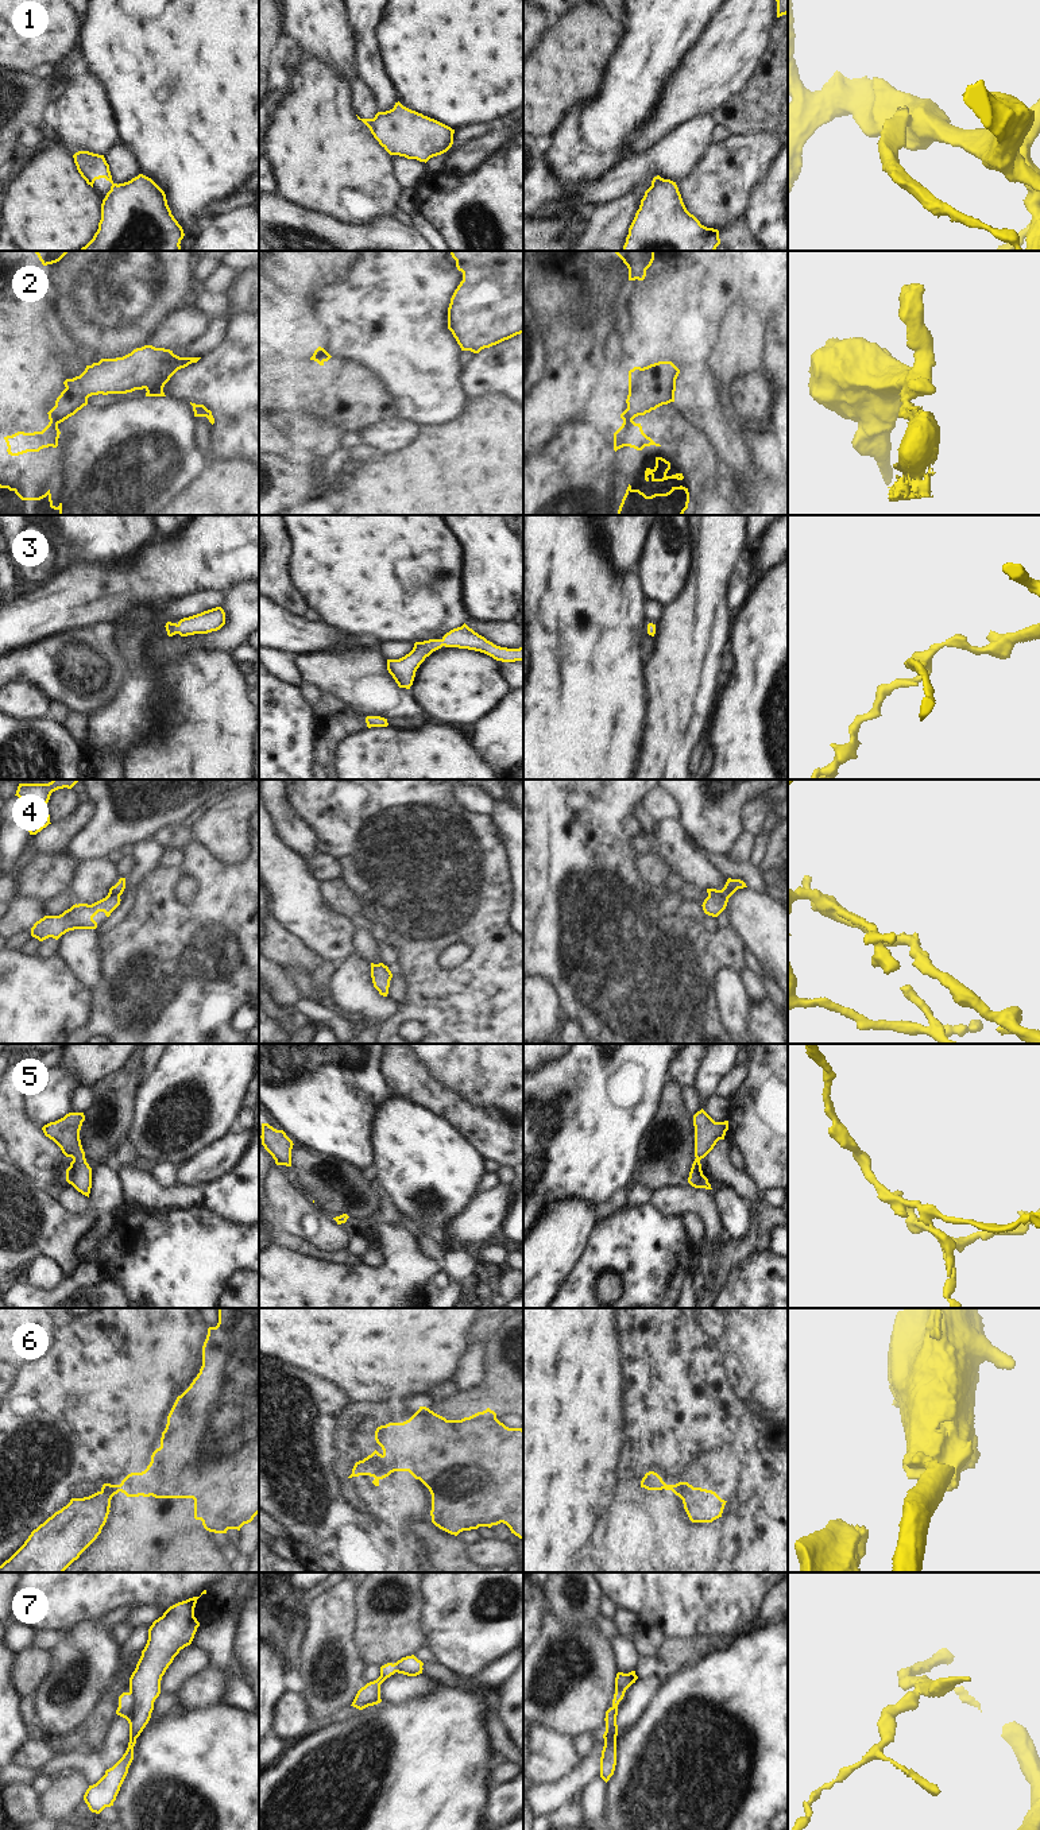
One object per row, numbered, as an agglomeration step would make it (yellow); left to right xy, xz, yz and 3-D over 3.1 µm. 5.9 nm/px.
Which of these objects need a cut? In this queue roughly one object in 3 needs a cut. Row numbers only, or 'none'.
1, 2, 6, 7

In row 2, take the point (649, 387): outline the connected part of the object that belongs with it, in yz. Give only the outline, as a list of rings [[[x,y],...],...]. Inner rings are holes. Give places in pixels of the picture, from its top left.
[[[658,361],[629,371],[627,409],[620,414],[623,421],[633,421],[662,405],[674,402],[676,379],[680,370],[672,361]]]

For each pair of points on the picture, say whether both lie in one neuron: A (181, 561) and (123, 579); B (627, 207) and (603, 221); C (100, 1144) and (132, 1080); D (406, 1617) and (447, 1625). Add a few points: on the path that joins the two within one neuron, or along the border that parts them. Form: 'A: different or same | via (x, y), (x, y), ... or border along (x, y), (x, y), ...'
A: same | via (166, 568), (150, 577), (138, 579)
B: same | via (622, 211), (609, 221)
C: same | via (112, 1128), (116, 1115), (116, 1097)
D: different | border along (421, 1587), (421, 1631), (428, 1645)

